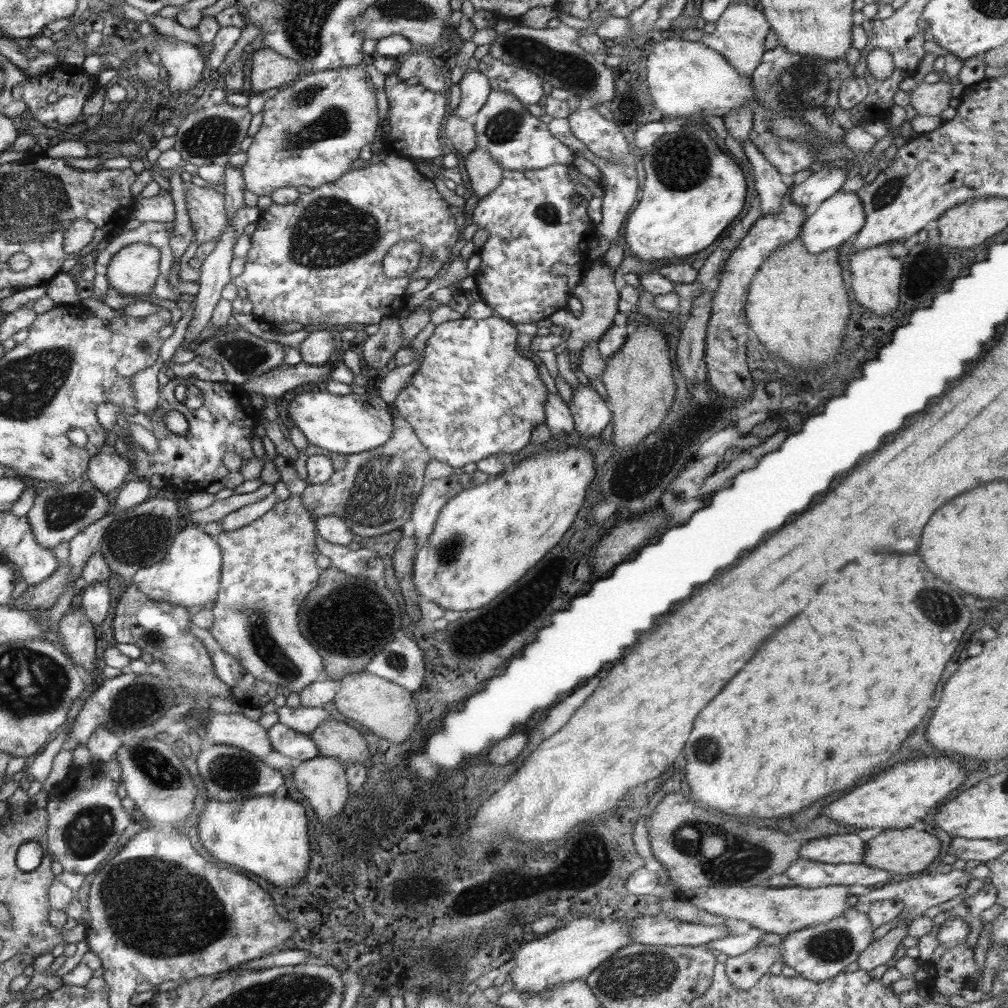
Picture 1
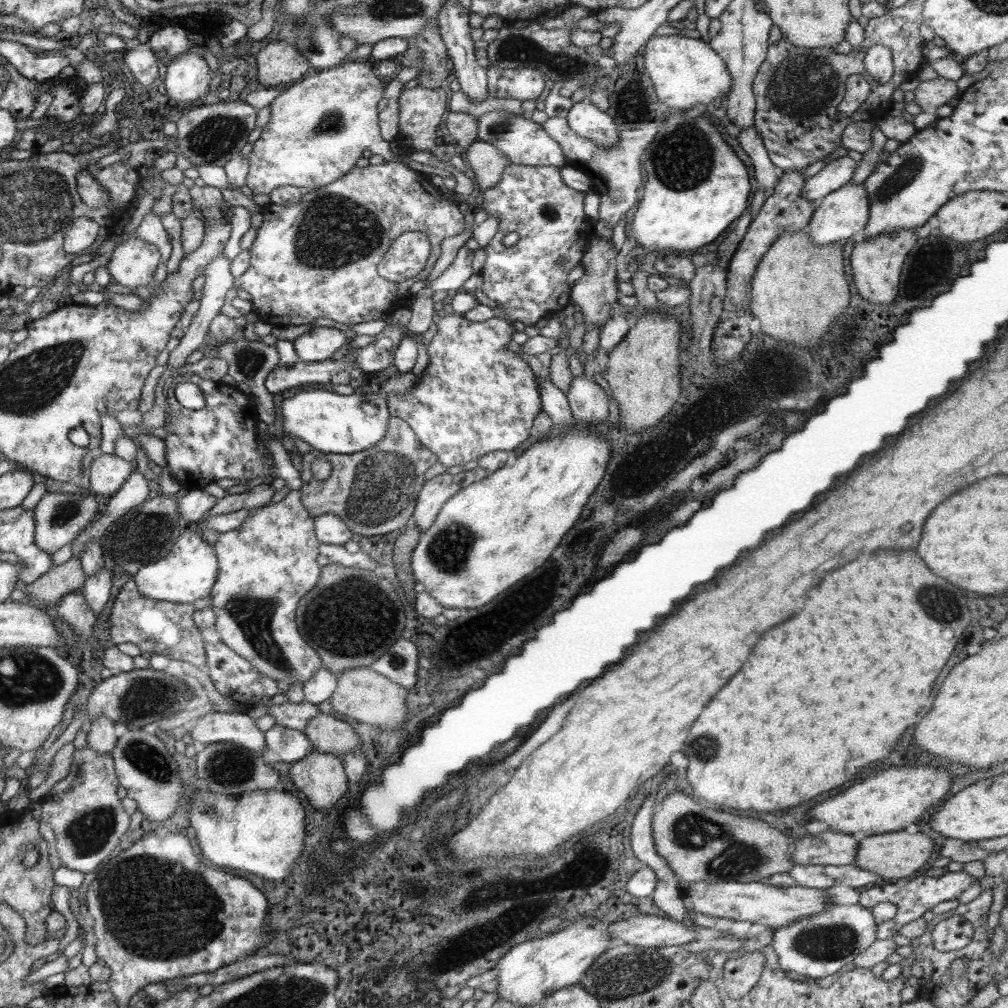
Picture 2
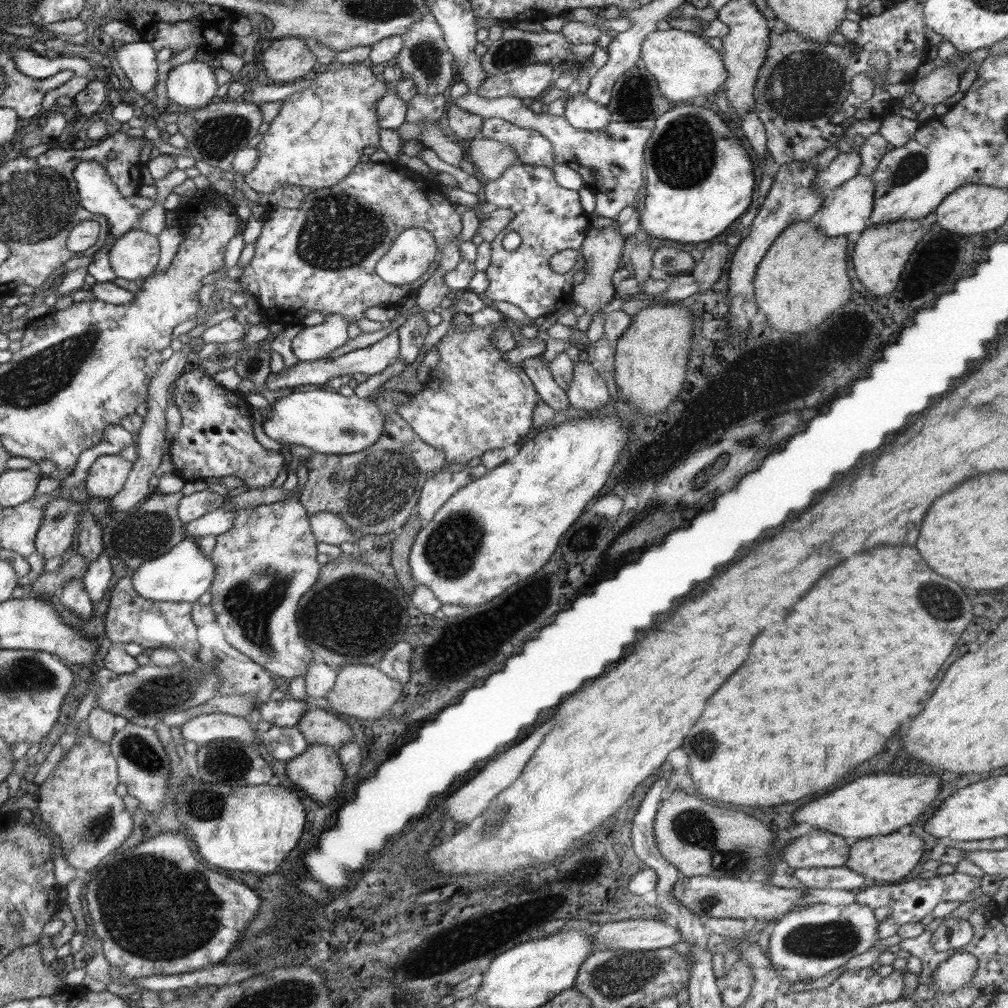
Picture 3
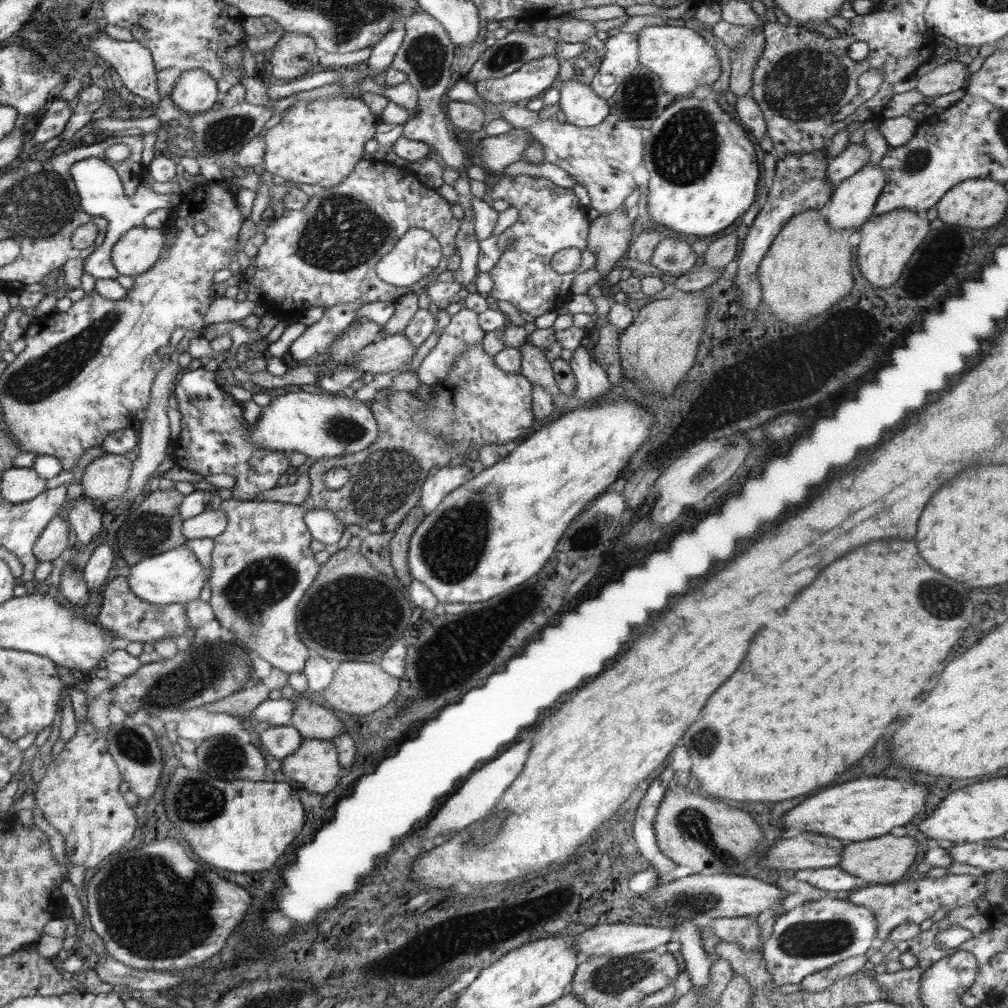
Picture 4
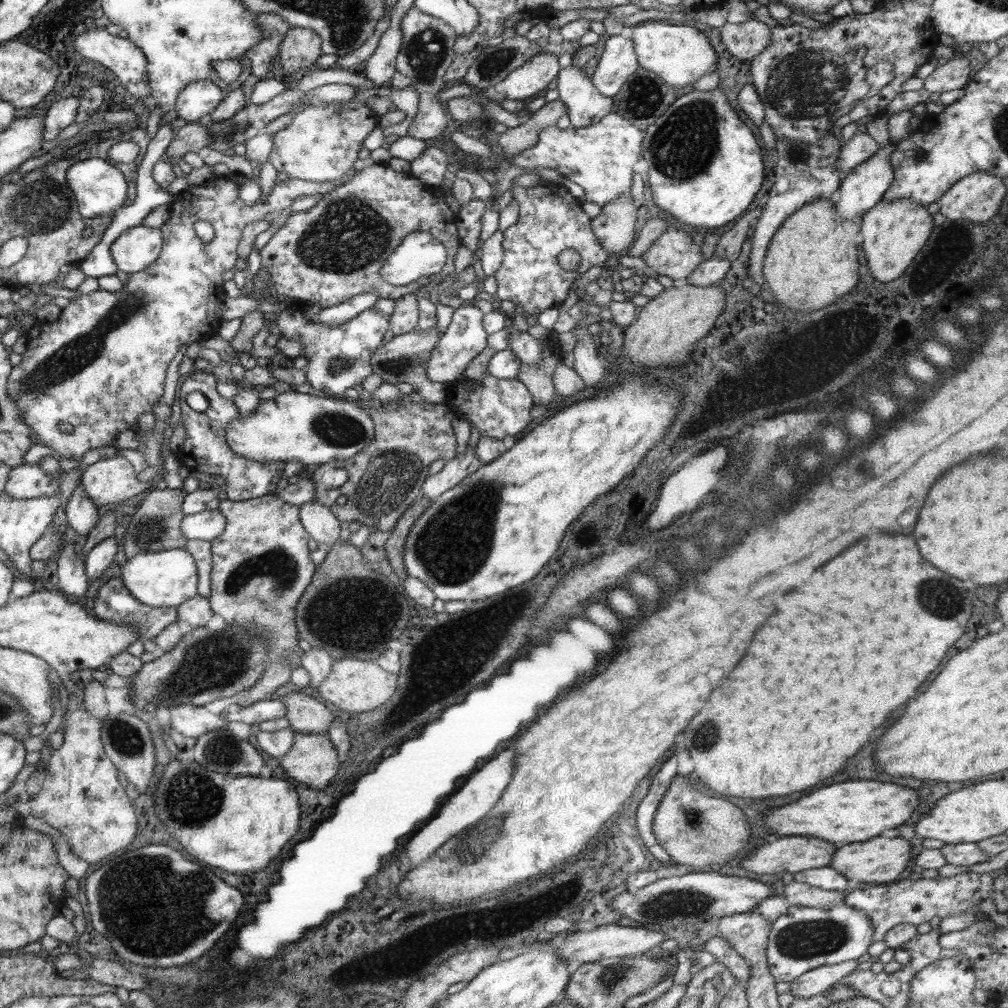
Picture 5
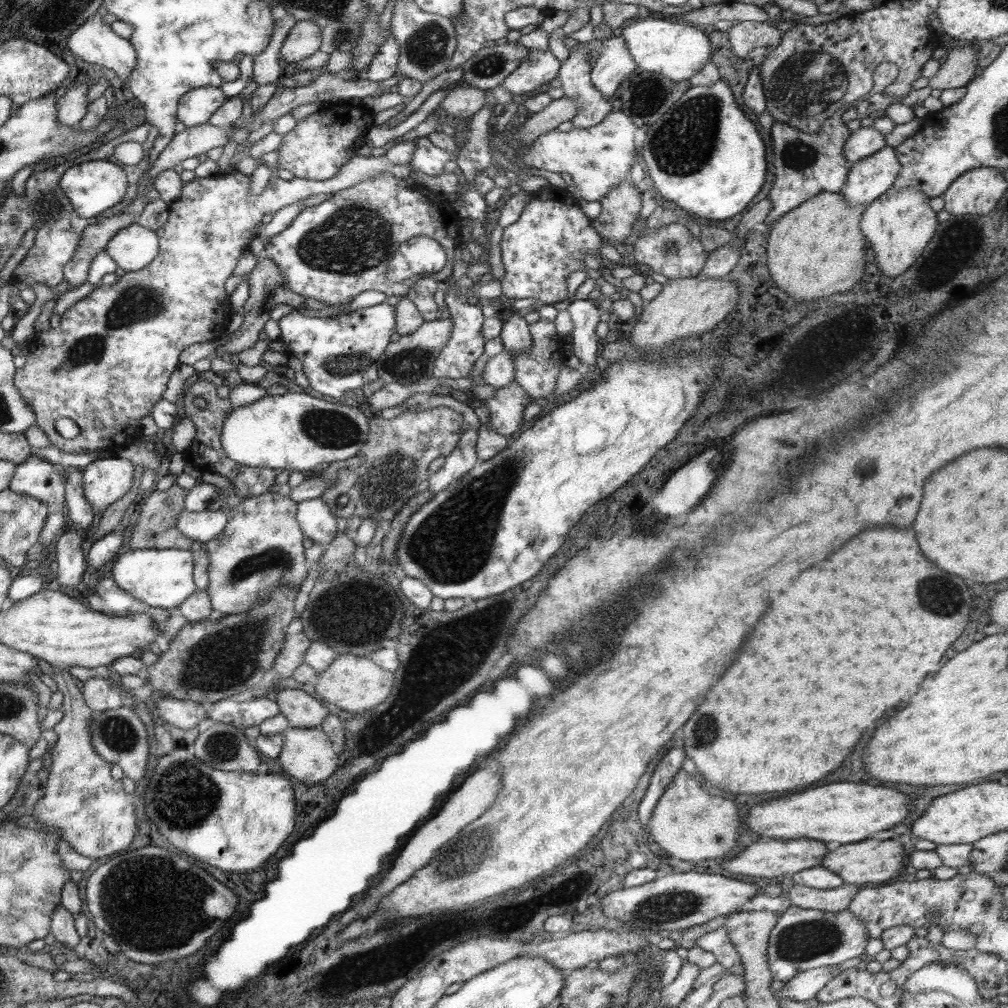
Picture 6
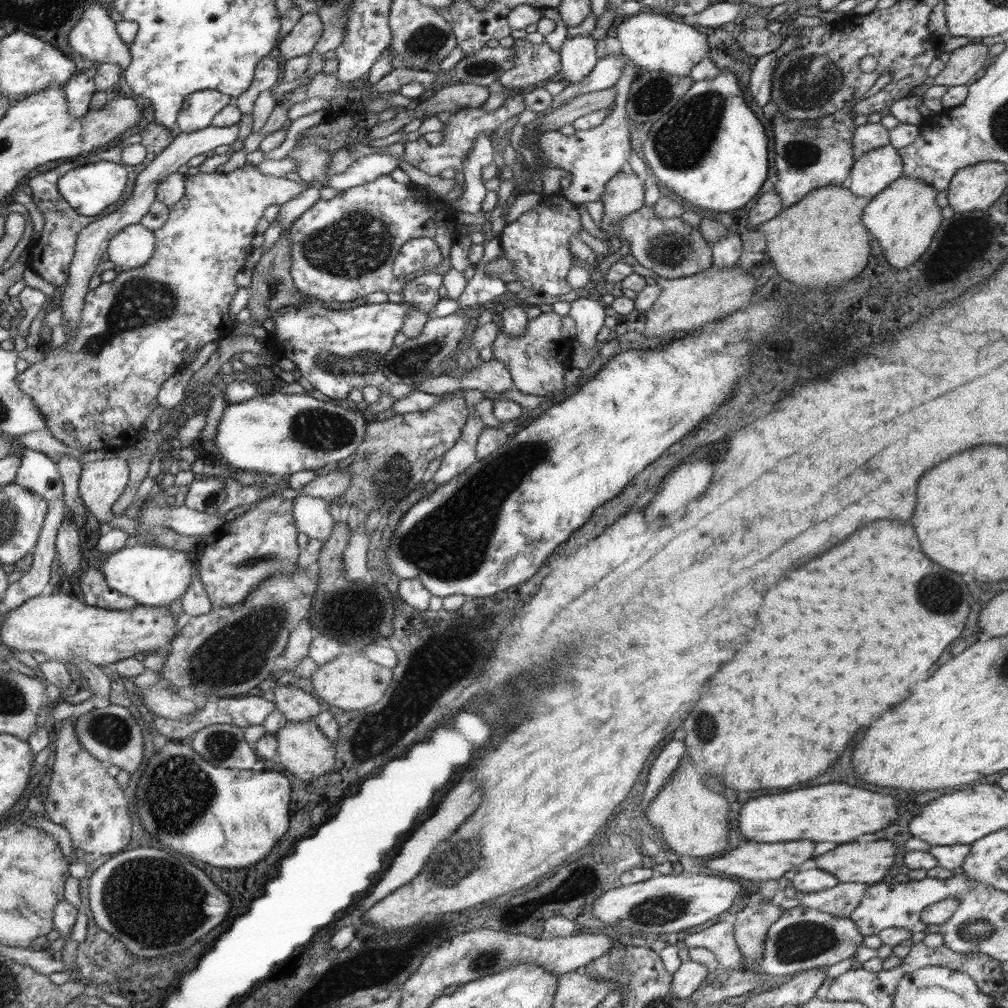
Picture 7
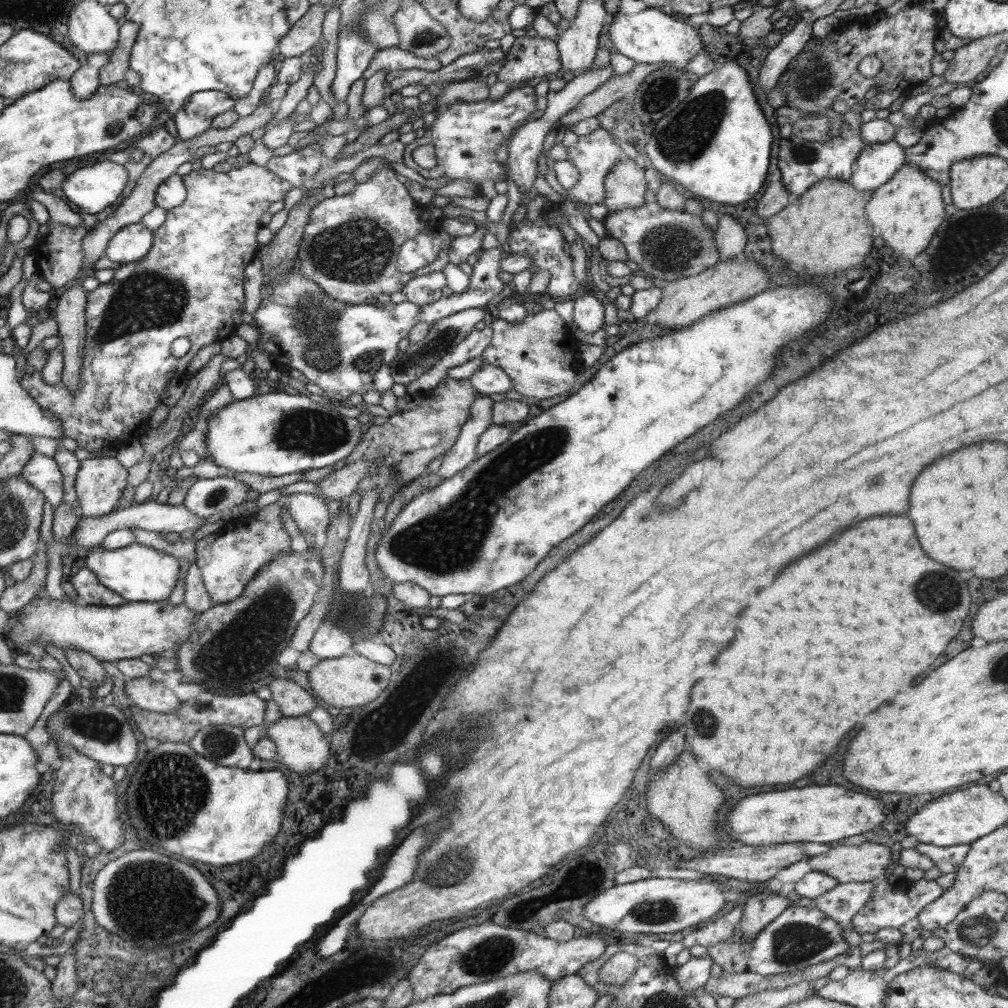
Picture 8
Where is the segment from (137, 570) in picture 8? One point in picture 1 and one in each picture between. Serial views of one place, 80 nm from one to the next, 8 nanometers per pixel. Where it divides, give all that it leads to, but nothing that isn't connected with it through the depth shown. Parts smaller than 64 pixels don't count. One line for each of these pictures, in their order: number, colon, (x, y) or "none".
1: (190, 576)
2: (189, 572)
3: (183, 575)
4: (176, 576)
5: (168, 578)
6: (160, 578)
7: (152, 576)

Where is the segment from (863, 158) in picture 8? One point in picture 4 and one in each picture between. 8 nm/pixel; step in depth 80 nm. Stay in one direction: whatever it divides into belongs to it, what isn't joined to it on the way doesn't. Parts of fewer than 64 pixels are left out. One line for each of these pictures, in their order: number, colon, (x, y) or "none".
4: (853, 201)
5: (863, 187)
6: (869, 178)
7: (871, 172)

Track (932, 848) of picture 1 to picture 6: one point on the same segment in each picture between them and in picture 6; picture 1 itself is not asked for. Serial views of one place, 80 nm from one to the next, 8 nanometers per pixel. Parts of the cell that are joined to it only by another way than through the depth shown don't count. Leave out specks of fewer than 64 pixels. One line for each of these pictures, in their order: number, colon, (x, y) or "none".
2: (898, 855)
3: (887, 859)
4: (884, 860)
5: (881, 860)
6: (873, 861)

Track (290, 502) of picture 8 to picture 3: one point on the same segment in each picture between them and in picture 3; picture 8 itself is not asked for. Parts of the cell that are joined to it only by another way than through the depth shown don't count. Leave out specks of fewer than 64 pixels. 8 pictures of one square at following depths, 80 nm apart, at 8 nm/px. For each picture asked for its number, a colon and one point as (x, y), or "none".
3: (329, 528)
4: (323, 525)
5: (319, 521)
6: (316, 519)
7: (312, 515)

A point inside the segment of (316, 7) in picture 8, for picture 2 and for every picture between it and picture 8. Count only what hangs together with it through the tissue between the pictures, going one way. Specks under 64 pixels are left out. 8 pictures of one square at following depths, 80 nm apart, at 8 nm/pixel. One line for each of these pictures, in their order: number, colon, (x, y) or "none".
2: (279, 63)
3: (288, 58)
4: (294, 55)
5: (301, 48)
6: (304, 39)
7: (300, 41)

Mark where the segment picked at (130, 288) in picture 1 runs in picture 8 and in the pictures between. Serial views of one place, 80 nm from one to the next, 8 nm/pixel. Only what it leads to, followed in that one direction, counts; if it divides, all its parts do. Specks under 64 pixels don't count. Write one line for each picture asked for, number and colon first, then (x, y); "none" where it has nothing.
2: (133, 262)
3: (134, 255)
4: (137, 251)
5: (135, 248)
6: (135, 246)
7: (133, 246)
8: (133, 242)

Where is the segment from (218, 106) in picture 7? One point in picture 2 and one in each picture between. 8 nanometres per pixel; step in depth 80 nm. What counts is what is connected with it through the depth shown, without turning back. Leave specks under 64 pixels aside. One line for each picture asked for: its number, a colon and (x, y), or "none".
2: (188, 77)
3: (193, 85)
4: (196, 92)
5: (198, 99)
6: (198, 105)

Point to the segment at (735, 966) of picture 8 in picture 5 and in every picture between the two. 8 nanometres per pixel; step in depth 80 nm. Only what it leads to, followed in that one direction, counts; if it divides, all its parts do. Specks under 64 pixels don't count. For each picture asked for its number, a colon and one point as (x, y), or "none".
5: (804, 938)
6: (802, 939)
7: (803, 938)

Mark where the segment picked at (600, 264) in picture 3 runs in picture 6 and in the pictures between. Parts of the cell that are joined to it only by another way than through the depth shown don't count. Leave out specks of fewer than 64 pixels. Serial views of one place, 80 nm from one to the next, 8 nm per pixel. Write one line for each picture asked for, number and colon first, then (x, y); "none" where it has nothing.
4: (609, 235)
5: (614, 226)
6: (621, 206)

